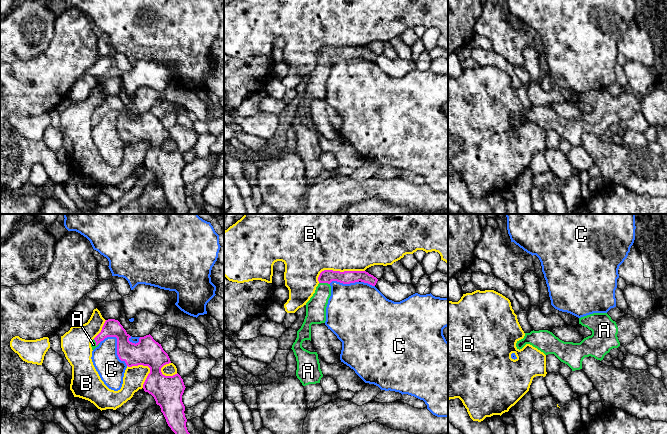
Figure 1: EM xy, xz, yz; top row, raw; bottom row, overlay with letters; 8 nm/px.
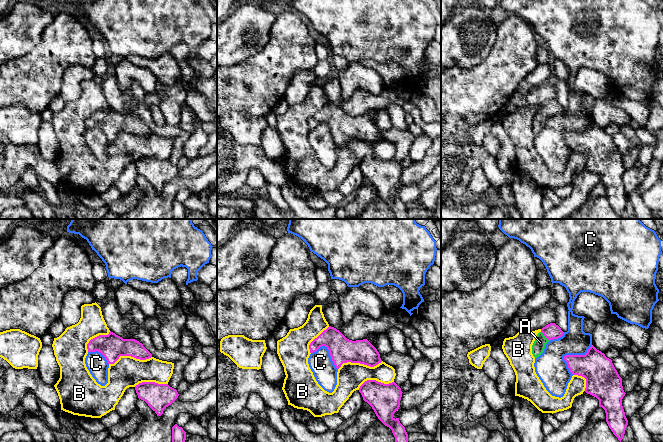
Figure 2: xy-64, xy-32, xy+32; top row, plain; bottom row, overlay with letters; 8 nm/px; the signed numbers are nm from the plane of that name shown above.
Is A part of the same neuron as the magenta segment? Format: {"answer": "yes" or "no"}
{"answer": "yes"}

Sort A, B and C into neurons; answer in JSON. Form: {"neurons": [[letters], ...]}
{"neurons": [["A"], ["B"], ["C"]]}

